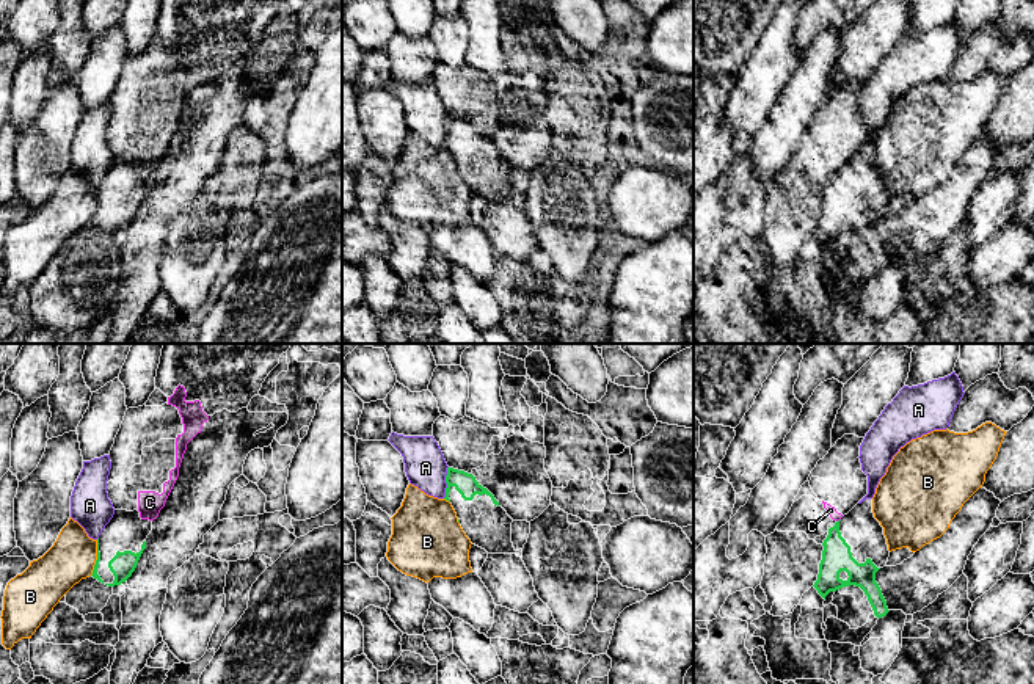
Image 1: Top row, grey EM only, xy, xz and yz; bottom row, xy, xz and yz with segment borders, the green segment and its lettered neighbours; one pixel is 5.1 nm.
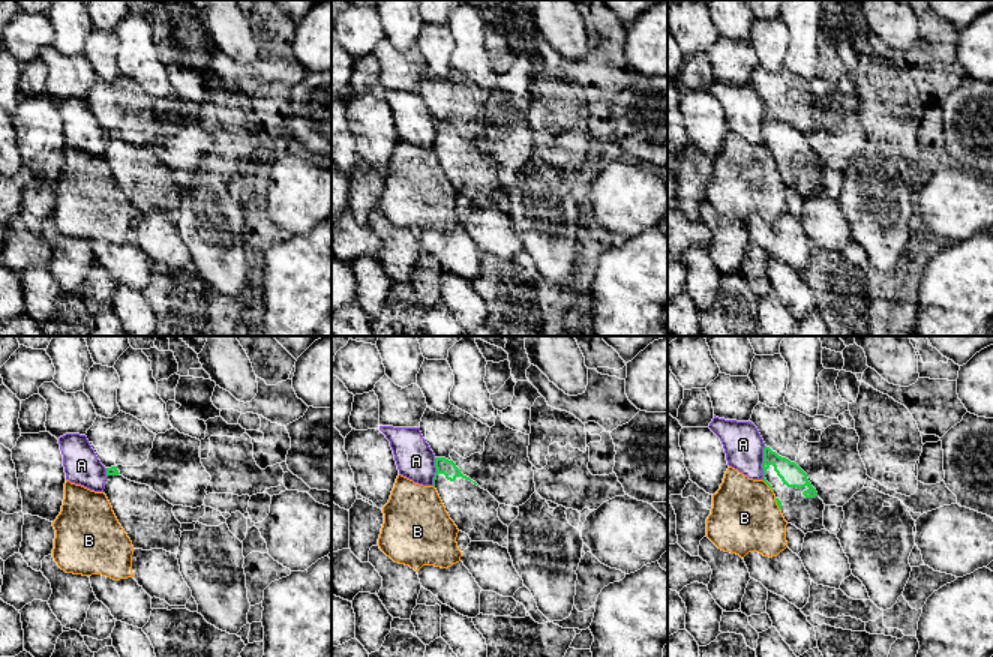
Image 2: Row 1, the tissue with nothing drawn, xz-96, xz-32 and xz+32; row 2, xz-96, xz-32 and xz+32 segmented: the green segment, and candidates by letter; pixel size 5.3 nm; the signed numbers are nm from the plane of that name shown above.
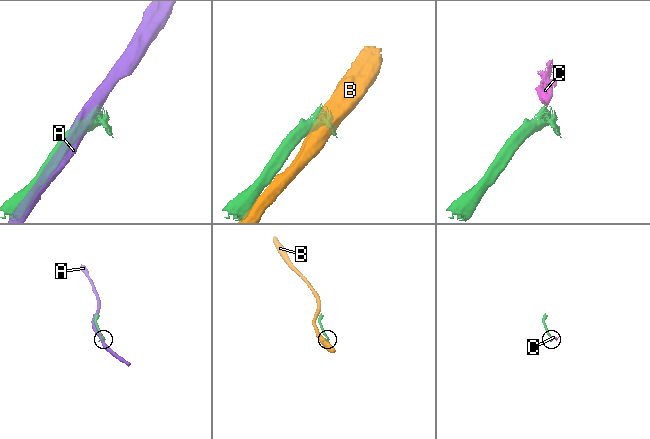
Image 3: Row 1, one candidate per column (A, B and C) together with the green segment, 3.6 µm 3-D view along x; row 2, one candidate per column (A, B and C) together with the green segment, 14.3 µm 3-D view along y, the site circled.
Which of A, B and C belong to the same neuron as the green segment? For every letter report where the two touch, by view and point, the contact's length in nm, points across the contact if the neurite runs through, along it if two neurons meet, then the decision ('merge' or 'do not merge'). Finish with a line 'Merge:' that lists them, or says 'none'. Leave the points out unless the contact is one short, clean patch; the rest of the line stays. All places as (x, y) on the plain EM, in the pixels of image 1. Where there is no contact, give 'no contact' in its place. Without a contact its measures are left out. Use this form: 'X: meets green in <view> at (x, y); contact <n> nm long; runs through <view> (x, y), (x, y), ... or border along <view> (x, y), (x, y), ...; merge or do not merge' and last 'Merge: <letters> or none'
A: meets green in xz at (446, 130); contact 170 nm long; do not merge
B: meets green in xy at (98, 206); contact 190 nm long; border along xy (98, 189), (98, 207), (90, 223); do not merge
C: meets green in yz at (840, 168); contact 30 nm long; border along yz (840, 167), (837, 170); do not merge
Merge: none

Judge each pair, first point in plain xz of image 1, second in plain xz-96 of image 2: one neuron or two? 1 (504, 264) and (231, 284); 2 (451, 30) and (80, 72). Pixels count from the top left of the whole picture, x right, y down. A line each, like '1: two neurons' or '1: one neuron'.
1: two neurons
2: two neurons

